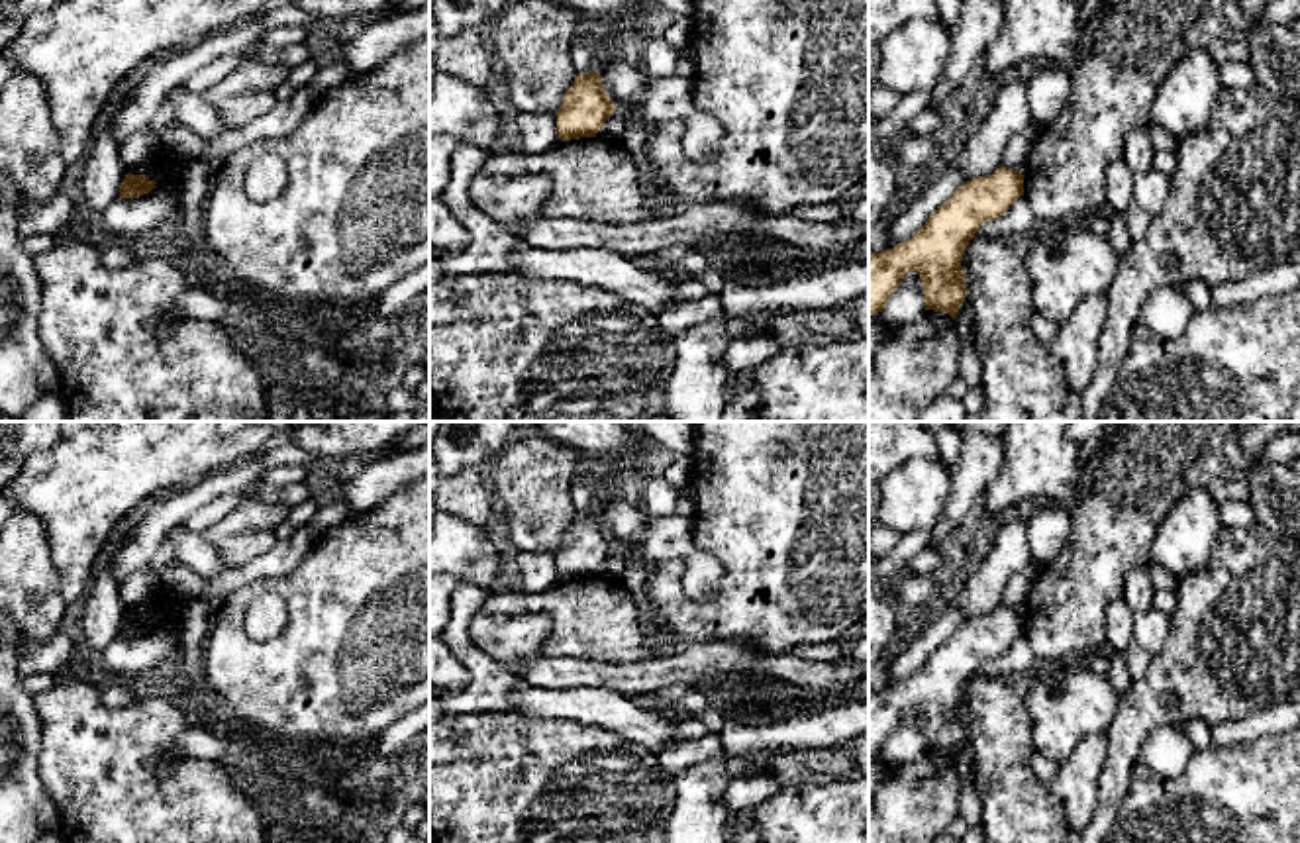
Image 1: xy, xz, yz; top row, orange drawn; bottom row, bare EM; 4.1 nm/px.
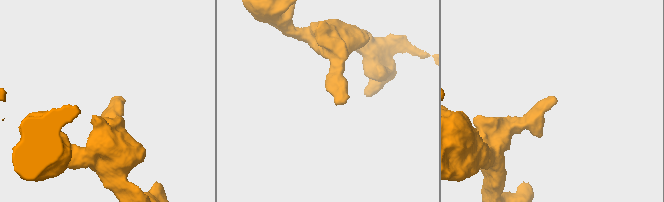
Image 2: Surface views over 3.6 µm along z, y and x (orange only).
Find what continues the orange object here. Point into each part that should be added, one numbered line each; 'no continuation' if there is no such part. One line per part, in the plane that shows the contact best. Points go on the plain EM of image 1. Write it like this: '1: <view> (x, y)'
no continuation

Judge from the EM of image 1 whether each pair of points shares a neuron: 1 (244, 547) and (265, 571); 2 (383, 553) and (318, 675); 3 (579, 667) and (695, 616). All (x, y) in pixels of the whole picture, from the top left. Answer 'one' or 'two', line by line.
1: two
2: one
3: two

